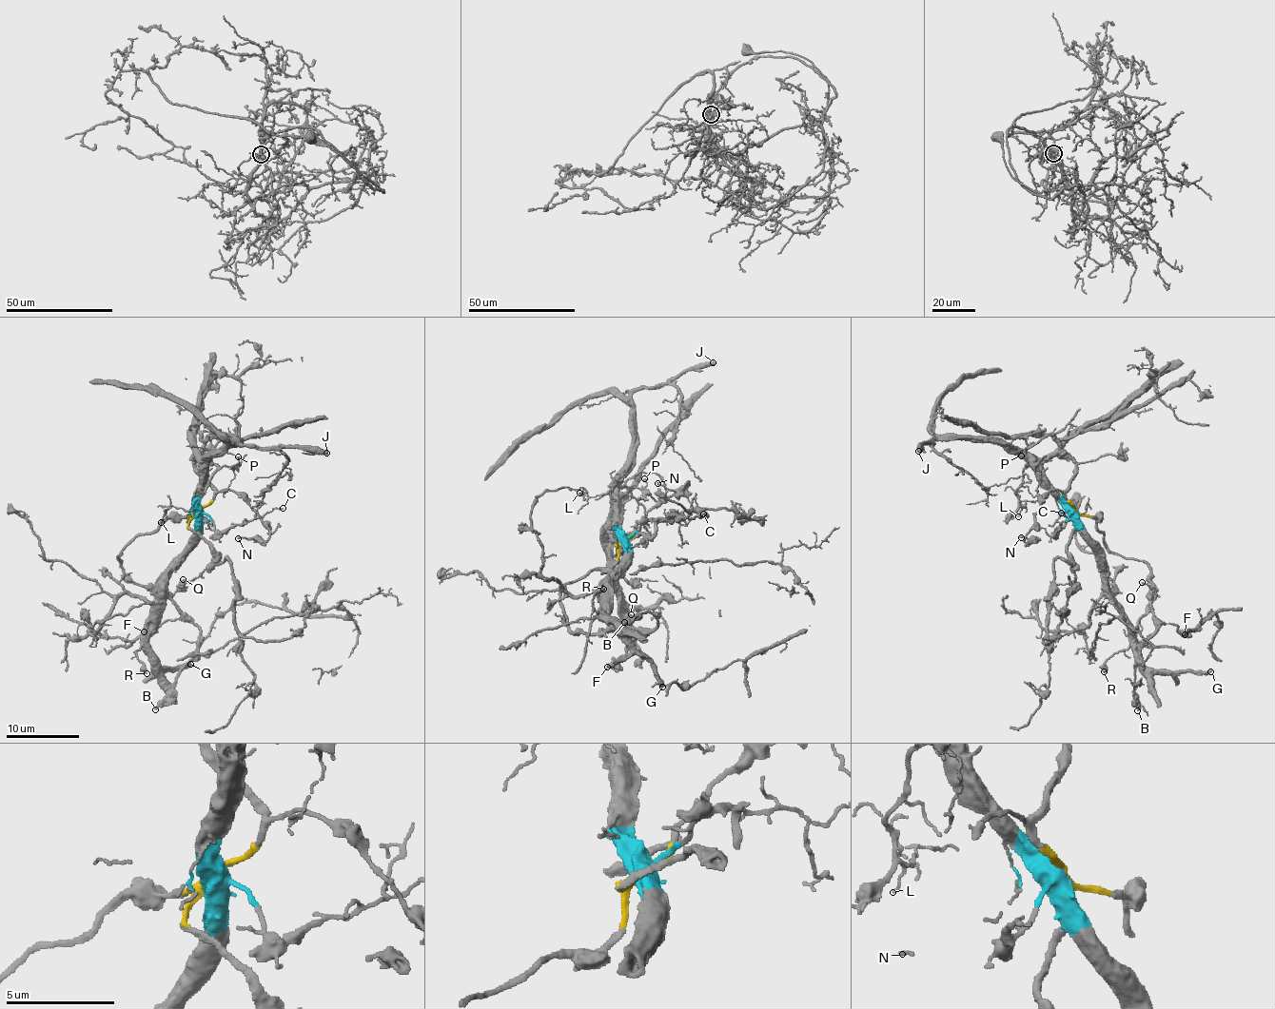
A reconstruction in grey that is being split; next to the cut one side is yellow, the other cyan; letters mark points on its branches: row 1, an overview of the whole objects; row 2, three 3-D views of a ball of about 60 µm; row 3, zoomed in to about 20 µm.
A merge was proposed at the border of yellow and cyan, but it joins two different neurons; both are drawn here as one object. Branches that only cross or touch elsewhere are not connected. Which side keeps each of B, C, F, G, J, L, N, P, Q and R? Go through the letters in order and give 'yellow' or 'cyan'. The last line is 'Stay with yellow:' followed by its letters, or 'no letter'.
B: yellow
C: cyan
F: yellow
G: cyan
J: cyan
L: cyan
N: yellow
P: cyan
Q: yellow
R: cyan
Stay with yellow: B, F, N, Q

